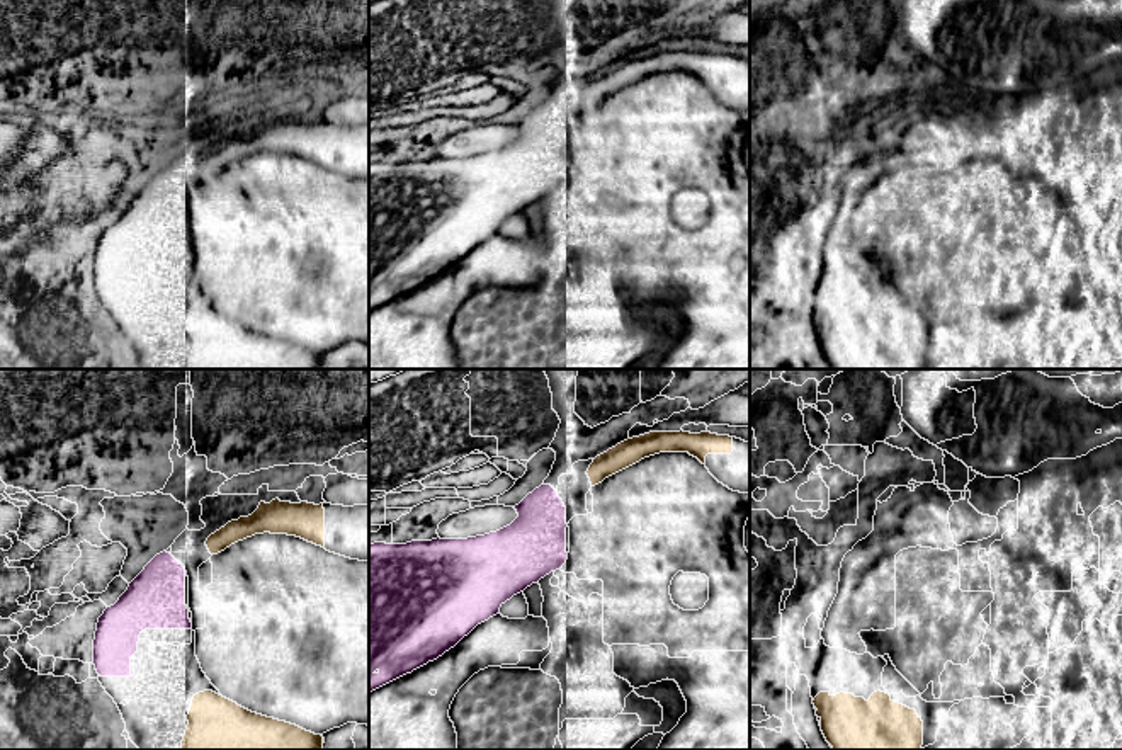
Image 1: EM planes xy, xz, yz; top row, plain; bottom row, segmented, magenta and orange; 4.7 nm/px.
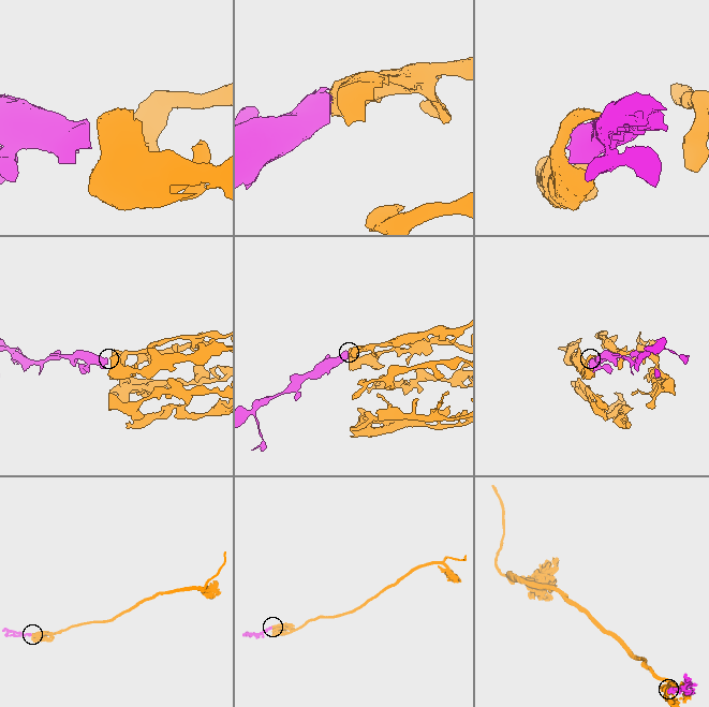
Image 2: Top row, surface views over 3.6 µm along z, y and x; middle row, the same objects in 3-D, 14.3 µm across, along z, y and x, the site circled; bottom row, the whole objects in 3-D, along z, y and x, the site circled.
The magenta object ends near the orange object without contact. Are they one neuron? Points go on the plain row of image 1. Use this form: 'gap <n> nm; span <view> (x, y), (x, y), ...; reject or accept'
gap 140 nm; span xy (184, 187), (209, 170); accept

